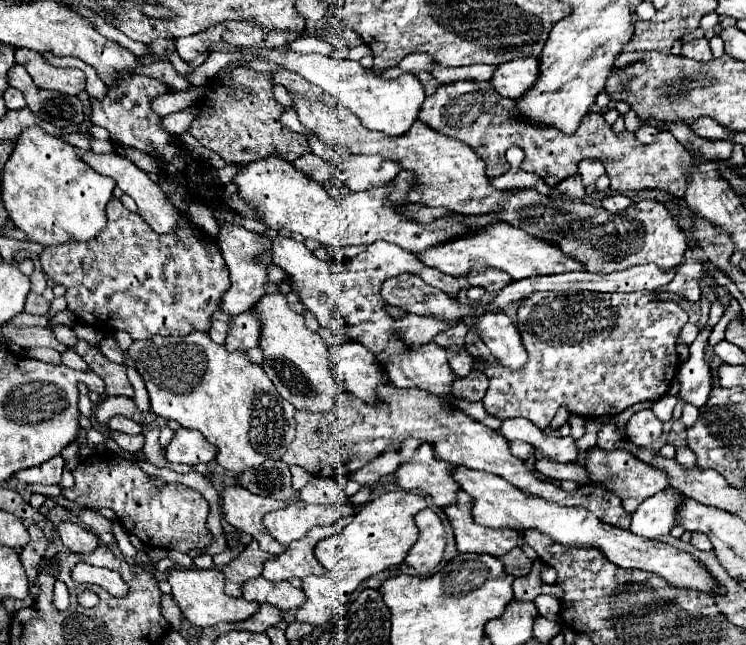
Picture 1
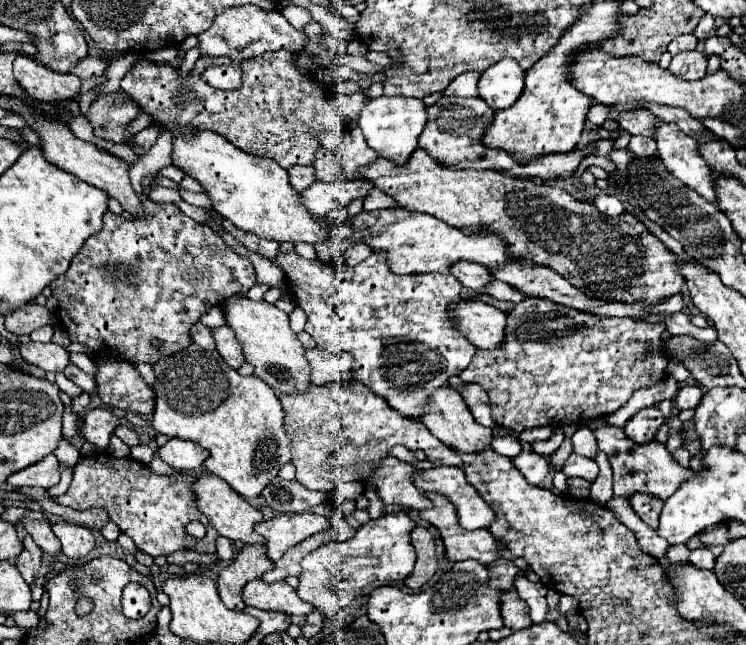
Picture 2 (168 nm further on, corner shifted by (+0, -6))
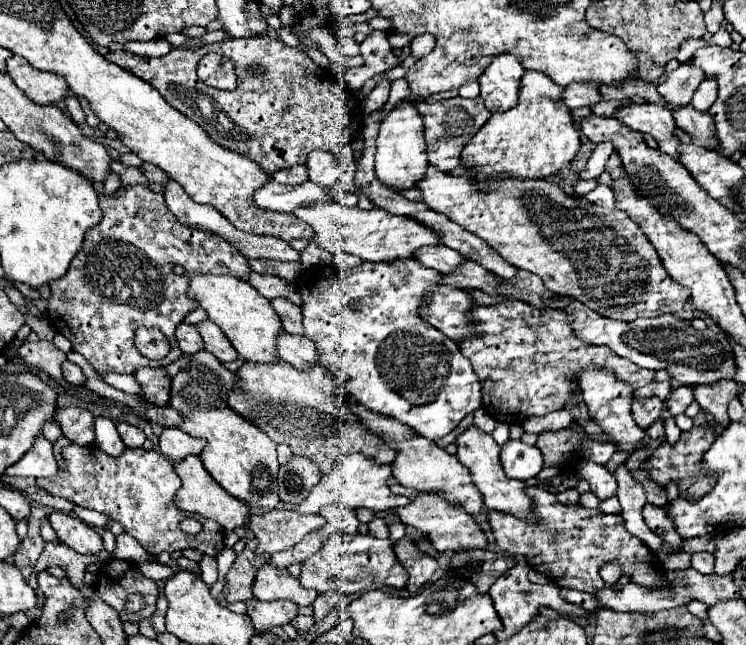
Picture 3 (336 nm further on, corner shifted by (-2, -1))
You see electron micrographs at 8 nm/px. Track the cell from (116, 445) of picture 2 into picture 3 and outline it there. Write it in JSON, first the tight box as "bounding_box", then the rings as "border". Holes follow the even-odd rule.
{"bounding_box":[94,417,126,457],"border":[[[96,417],[94,421],[94,433],[96,433],[96,447],[100,447],[110,457],[120,457],[120,453],[126,449],[120,441],[120,435],[116,433],[116,425],[108,417]]]}

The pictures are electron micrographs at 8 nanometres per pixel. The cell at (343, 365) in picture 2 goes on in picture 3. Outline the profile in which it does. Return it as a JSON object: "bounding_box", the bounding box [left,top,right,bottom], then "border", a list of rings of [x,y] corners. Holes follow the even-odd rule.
{"bounding_box":[276,333,316,369],"border":[[[278,333],[276,339],[276,353],[282,361],[308,369],[308,365],[316,363],[316,347],[308,337],[304,335],[290,335],[290,333]]]}

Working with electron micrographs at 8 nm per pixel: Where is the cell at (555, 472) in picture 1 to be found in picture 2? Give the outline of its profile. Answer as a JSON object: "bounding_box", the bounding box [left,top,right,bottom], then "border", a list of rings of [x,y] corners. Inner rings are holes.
{"bounding_box":[514,452,546,486],"border":[[[536,452],[518,454],[518,458],[514,458],[514,466],[534,486],[538,486],[546,478],[546,460],[540,454],[536,454]]]}

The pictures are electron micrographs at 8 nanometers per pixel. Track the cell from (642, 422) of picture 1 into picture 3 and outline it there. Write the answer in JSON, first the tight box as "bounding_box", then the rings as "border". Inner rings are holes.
{"bounding_box":[632,397,664,429],"border":[[[658,397],[632,401],[632,417],[640,429],[648,429],[662,415],[662,409],[664,409],[664,403]]]}

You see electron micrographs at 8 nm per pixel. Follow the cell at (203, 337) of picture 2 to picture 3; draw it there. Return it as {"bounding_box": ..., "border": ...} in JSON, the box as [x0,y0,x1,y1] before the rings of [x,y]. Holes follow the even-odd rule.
{"bounding_box":[176,323,202,353],"border":[[[180,323],[176,327],[176,339],[178,339],[178,347],[182,349],[182,353],[196,353],[202,349],[202,341],[200,341],[200,335],[196,333],[196,327],[194,325],[188,325],[188,323]]]}

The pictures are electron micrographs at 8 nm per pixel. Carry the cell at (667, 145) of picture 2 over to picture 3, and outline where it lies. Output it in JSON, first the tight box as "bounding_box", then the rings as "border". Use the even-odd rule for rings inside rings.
{"bounding_box":[616,103,680,159],"border":[[[630,103],[626,107],[618,107],[616,117],[630,129],[652,135],[660,151],[678,159],[680,141],[672,135],[676,125],[672,121],[672,113],[666,107],[652,103]]]}

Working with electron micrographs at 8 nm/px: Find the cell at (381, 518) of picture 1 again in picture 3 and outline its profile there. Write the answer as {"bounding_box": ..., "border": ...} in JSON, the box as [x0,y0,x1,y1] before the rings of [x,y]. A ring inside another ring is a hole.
{"bounding_box":[300,533,408,595],"border":[[[334,533],[316,555],[312,555],[302,563],[302,573],[300,573],[300,585],[304,589],[316,589],[318,593],[342,591],[346,595],[352,595],[376,585],[404,589],[406,581],[408,573],[402,565],[398,565],[396,555],[392,553],[390,539],[376,539],[372,535],[346,535],[346,533]]]}

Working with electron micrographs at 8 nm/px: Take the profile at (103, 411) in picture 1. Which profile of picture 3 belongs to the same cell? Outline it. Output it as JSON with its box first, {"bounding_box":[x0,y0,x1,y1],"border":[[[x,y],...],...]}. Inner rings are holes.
{"bounding_box":[54,407,94,445],"border":[[[56,407],[56,415],[54,415],[56,423],[60,425],[62,437],[70,439],[76,445],[92,445],[94,443],[94,433],[92,433],[92,425],[94,425],[94,415],[88,409],[80,409],[80,407]]]}

